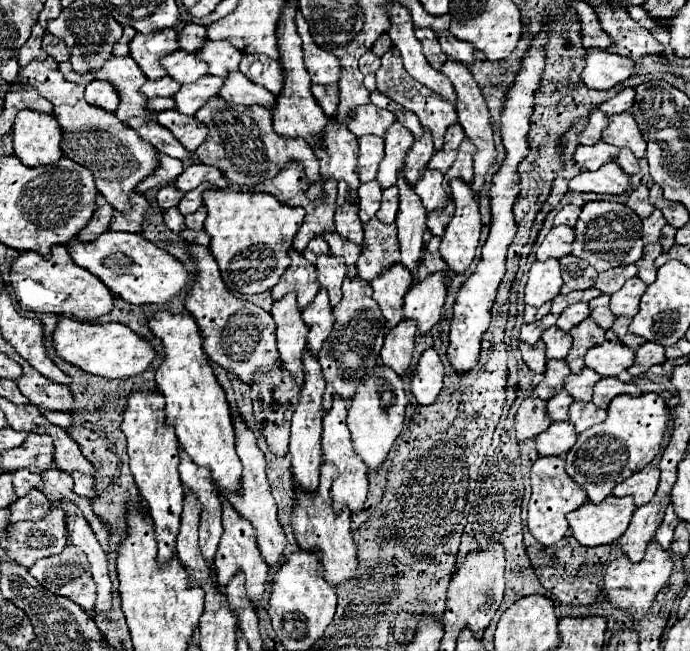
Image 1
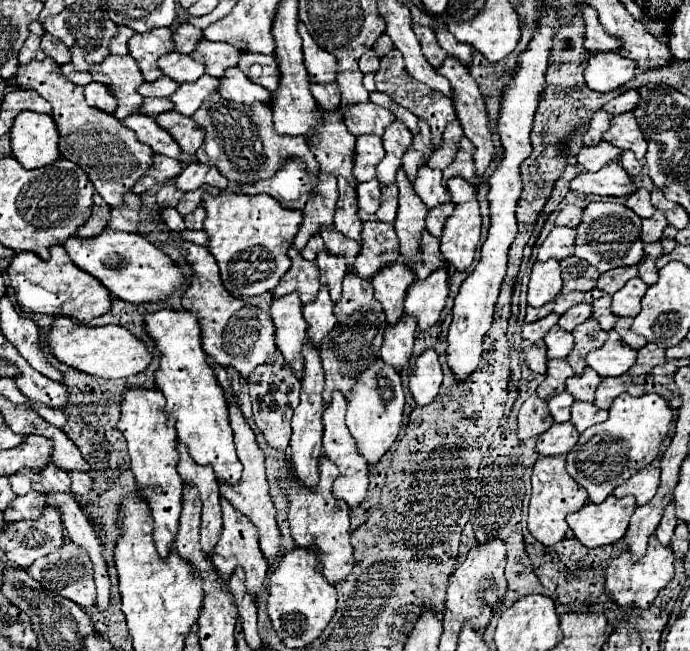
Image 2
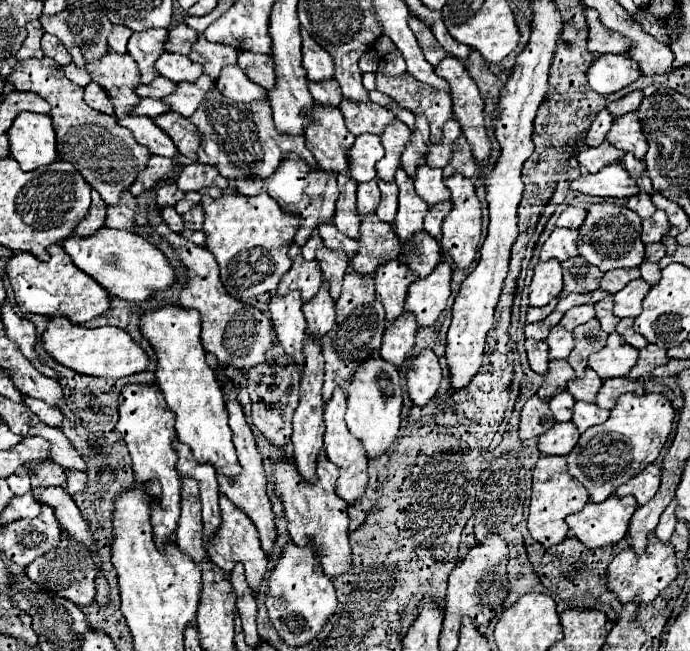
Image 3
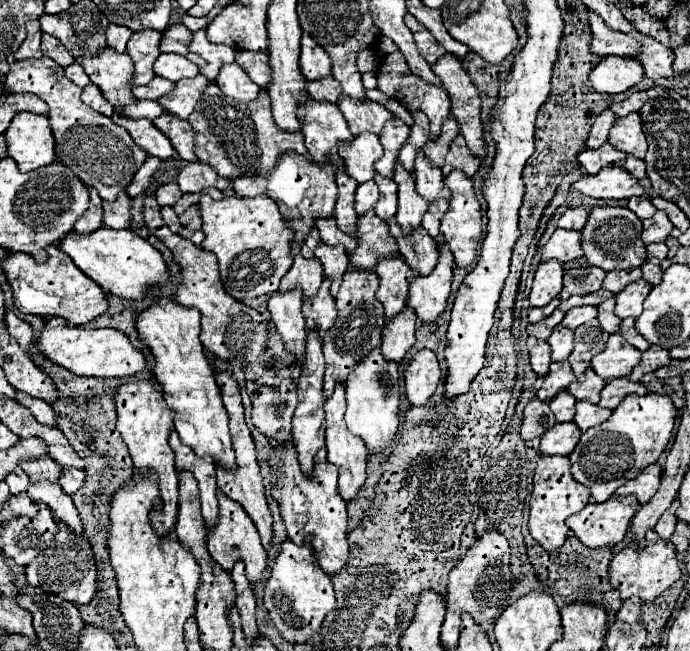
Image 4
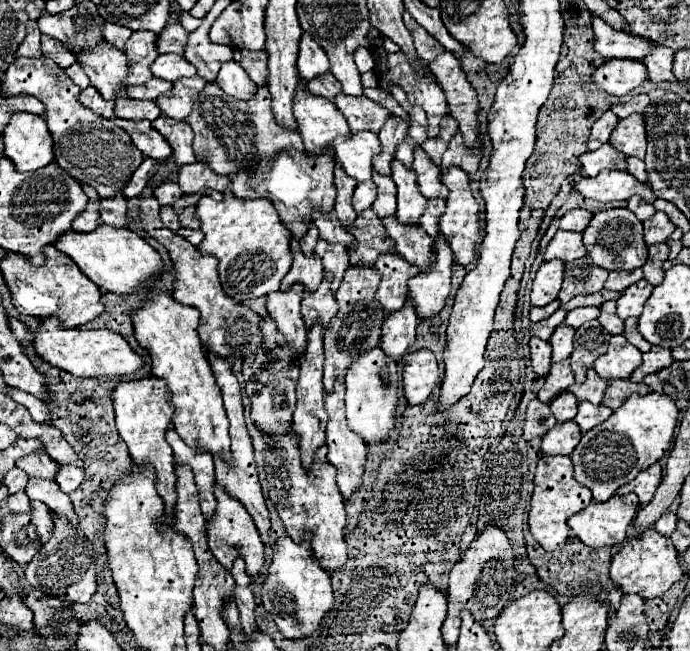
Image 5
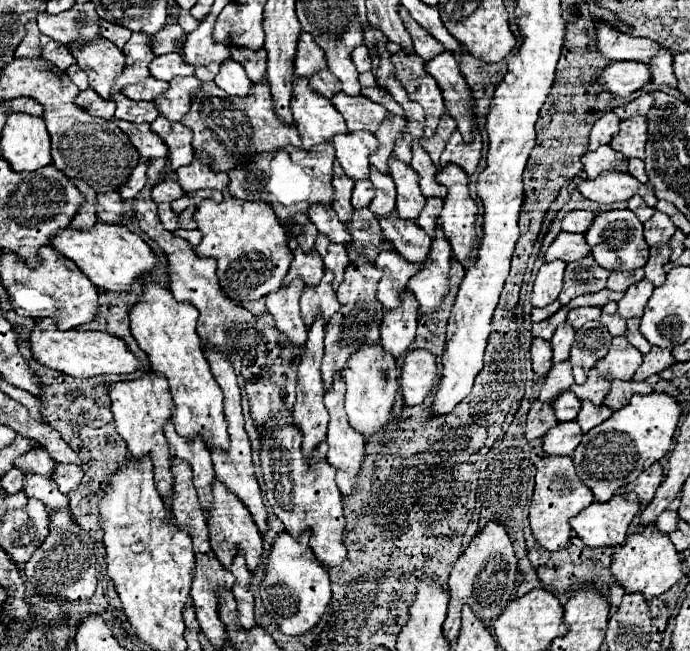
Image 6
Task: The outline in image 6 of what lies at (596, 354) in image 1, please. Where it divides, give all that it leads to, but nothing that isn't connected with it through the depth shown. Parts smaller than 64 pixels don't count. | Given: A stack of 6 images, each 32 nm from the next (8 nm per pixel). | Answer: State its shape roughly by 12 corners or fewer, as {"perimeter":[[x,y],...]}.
{"perimeter":[[616,336],[596,370],[606,380],[632,380],[642,352]]}

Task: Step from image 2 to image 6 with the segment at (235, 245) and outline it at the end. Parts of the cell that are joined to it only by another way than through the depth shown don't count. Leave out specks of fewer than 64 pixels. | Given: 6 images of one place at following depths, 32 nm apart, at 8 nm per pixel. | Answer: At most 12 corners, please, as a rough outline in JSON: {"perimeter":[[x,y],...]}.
{"perimeter":[[206,198],[198,256],[234,302],[280,290],[292,264],[272,206]]}

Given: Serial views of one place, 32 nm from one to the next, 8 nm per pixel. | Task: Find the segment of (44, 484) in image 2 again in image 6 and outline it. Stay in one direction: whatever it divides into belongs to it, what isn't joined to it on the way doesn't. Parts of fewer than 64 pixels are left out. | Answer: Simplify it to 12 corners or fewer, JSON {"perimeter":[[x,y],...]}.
{"perimeter":[[44,448],[16,458],[14,466],[50,478],[56,462]]}

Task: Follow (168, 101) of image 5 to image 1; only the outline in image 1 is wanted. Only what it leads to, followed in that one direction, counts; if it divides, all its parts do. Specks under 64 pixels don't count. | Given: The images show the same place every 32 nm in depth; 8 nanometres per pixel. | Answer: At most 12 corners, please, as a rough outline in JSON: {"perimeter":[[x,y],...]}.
{"perimeter":[[206,74],[184,84],[176,94],[176,110],[194,116],[224,80]]}

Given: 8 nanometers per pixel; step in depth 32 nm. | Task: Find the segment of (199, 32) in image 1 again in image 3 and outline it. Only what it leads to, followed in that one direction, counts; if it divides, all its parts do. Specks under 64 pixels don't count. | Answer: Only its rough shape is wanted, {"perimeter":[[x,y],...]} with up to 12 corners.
{"perimeter":[[178,24],[170,30],[166,52],[188,54],[198,30]]}

